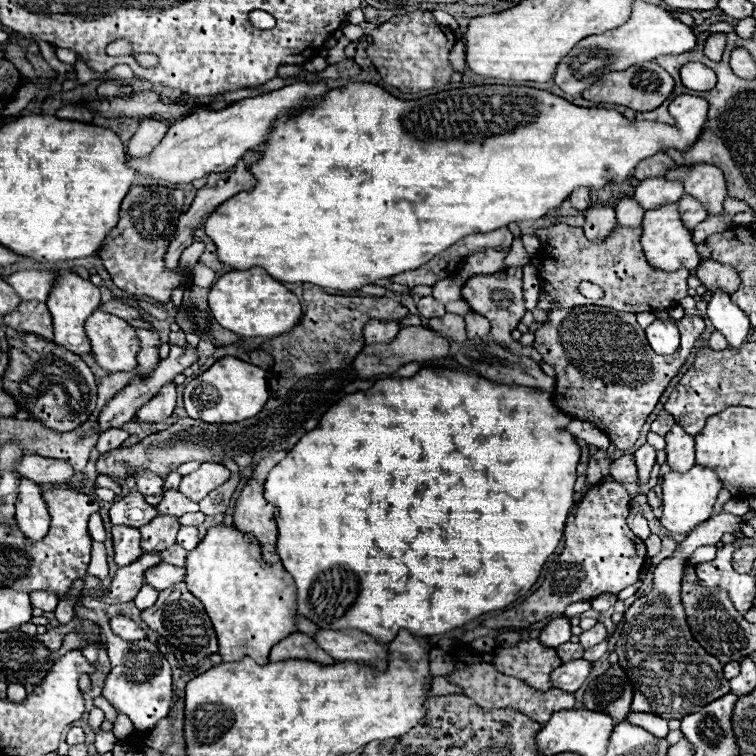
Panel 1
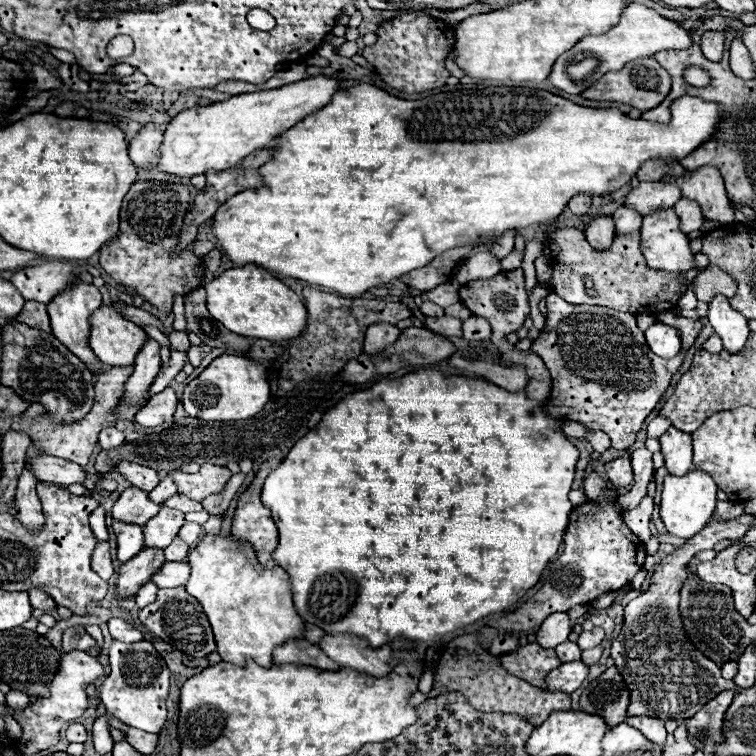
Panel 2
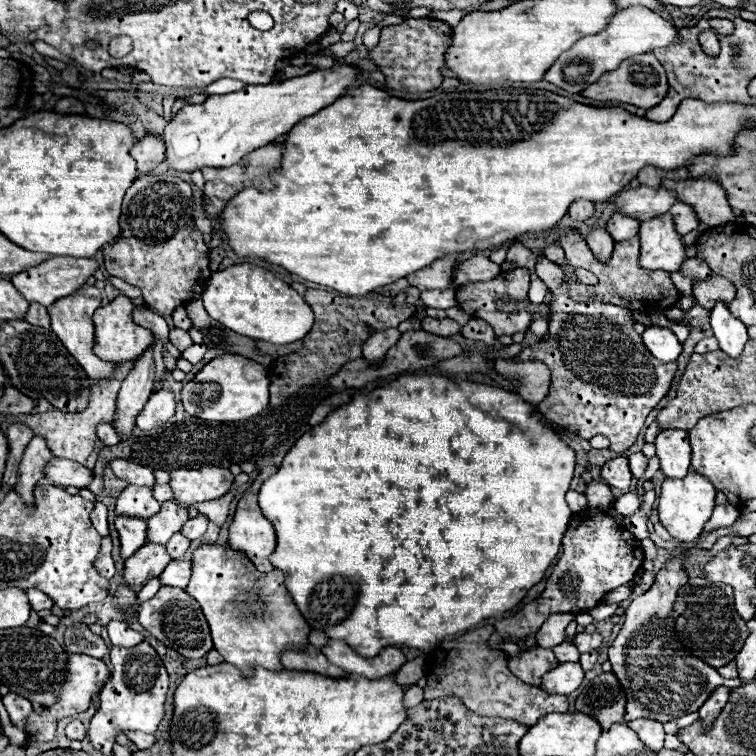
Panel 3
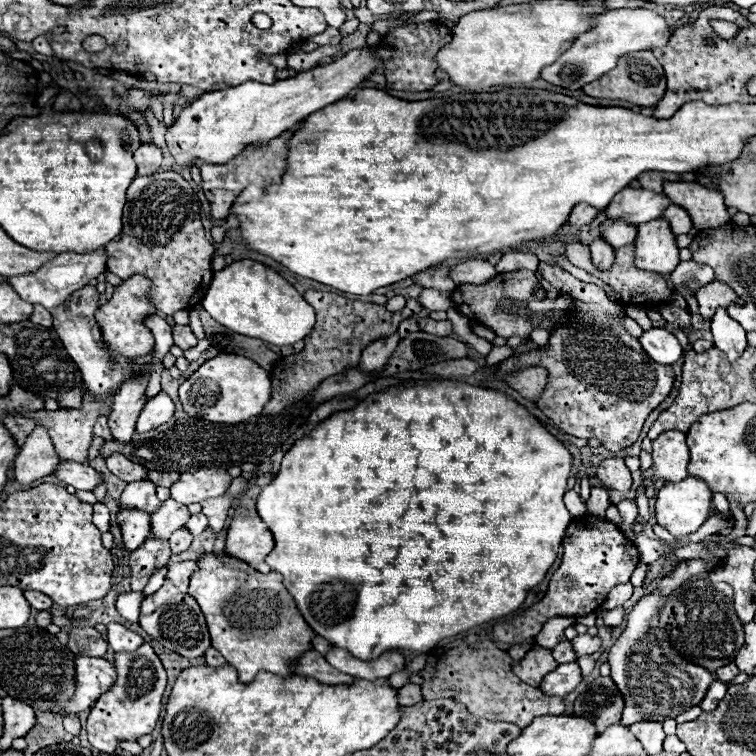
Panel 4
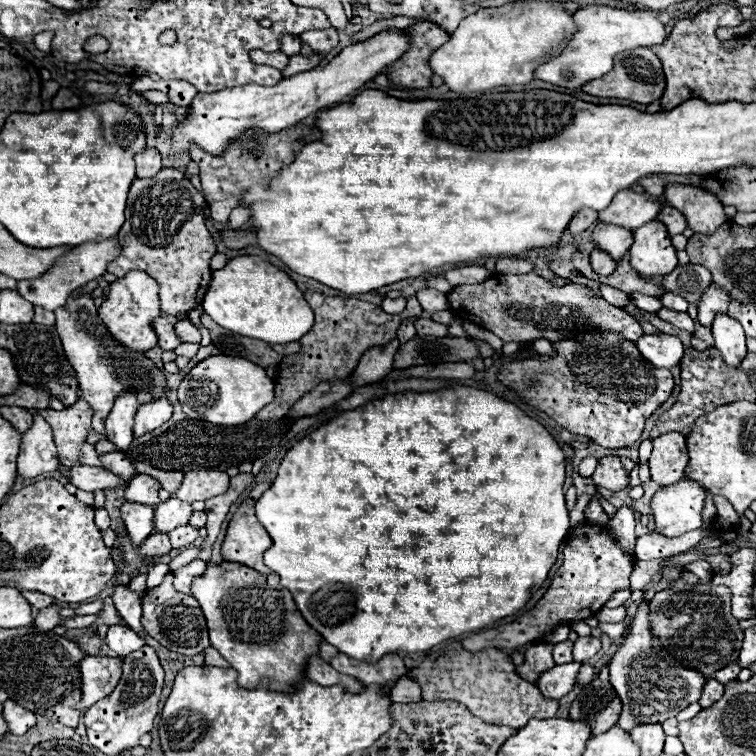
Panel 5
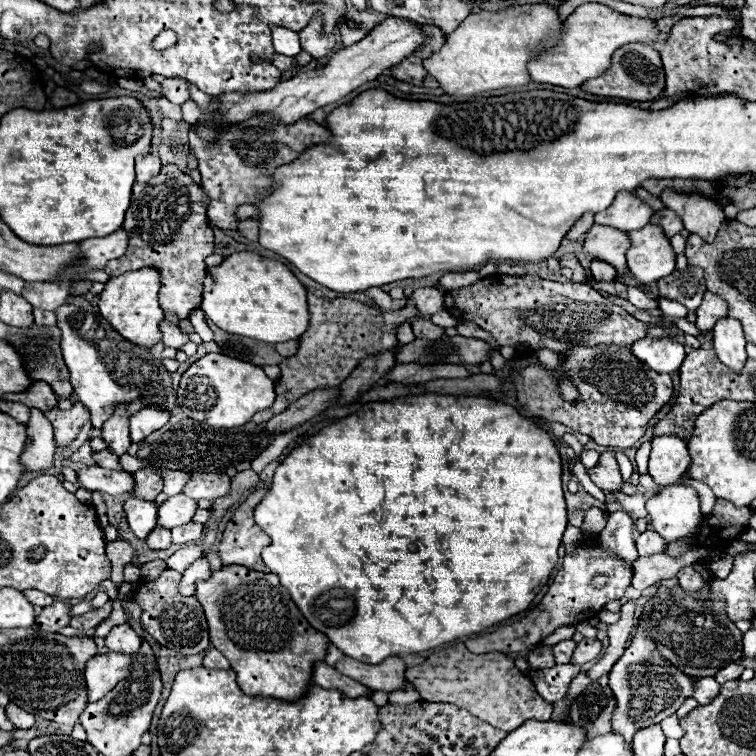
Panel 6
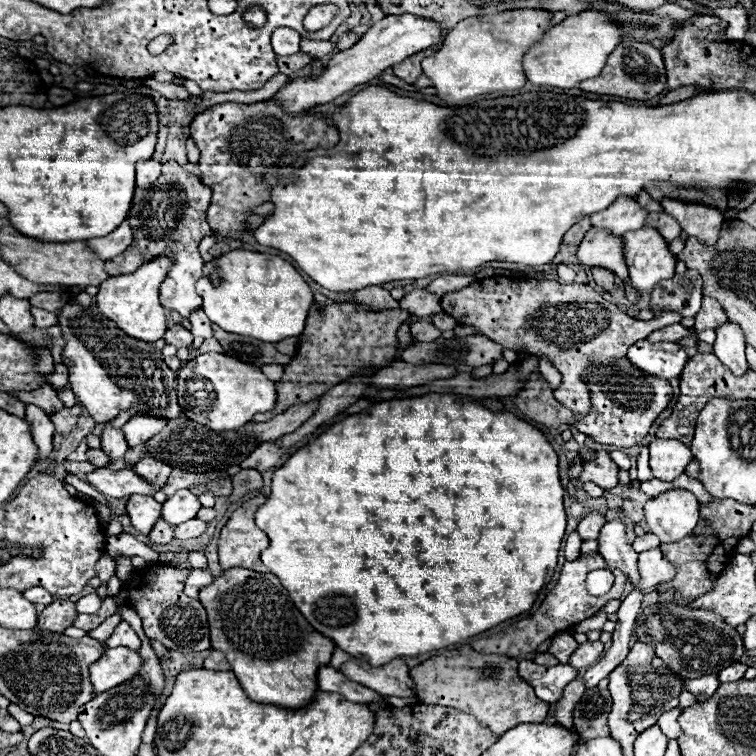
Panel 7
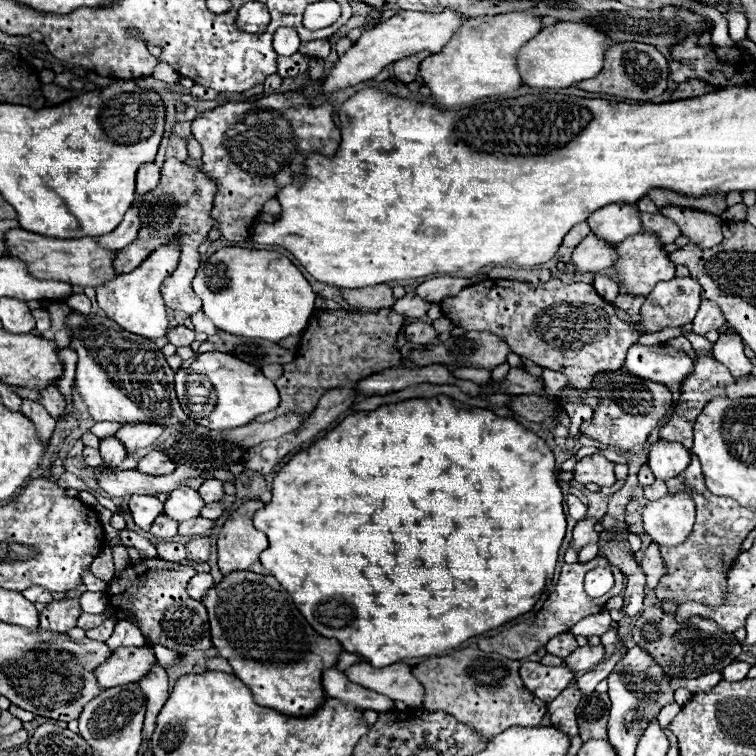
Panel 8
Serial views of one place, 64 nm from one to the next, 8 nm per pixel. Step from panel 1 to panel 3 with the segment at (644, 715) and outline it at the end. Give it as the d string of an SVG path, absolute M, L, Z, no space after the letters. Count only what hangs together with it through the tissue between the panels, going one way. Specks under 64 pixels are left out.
M640 718L640 720L630 720L628 726L638 732L640 740L644 740L644 744L654 750L654 752L660 752L664 748L664 728L662 728L662 722L658 720L646 720L646 718Z

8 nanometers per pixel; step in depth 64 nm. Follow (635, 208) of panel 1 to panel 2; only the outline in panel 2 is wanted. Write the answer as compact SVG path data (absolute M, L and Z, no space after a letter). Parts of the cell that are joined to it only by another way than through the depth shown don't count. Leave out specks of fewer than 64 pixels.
M620 206L612 214L612 218L614 218L614 226L616 226L616 232L618 234L636 232L636 230L640 230L640 224L642 224L640 212L636 212L634 208L626 208L626 206Z

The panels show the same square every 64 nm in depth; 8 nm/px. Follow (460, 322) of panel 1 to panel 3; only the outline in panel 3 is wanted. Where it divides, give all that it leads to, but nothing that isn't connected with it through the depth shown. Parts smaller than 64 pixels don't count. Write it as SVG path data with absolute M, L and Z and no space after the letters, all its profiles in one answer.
M426 316L422 320L422 328L432 332L432 334L438 334L438 336L454 336L460 332L460 324L450 320L450 318L442 318L442 320L436 320L436 318L430 318Z

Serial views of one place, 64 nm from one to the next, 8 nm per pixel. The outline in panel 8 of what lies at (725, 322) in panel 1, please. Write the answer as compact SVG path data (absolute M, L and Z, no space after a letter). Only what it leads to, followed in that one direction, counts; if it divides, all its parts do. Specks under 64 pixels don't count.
M722 332L712 348L712 354L718 362L728 366L734 376L746 376L752 370L750 360L744 356L744 342L738 334Z

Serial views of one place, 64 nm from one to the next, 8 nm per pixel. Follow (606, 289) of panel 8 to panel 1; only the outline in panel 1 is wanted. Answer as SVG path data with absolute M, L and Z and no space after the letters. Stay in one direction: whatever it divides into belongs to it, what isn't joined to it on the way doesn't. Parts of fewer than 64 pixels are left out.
M590 204L590 208L586 210L586 222L582 226L588 240L604 240L614 226L616 226L616 216L612 206Z

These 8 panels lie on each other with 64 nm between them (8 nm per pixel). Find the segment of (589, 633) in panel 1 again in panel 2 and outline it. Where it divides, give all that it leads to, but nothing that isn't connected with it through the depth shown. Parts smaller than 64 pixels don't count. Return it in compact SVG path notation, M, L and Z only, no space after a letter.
M596 626L596 628L592 628L590 632L582 632L582 634L578 636L578 646L580 646L582 650L588 650L588 648L598 646L602 640L604 640L604 630Z

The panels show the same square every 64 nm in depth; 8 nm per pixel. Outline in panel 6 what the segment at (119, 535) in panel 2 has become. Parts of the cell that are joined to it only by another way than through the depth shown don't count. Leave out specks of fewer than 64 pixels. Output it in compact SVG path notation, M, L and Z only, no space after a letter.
M128 498L124 502L124 514L136 538L146 538L156 528L156 512L158 512L158 504L154 502L146 502L138 498Z

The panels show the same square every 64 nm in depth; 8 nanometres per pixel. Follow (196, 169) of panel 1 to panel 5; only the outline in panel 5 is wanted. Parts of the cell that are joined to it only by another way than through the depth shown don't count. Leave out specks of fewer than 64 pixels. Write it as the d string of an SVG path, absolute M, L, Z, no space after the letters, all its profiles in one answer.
M392 28L364 42L344 48L324 68L318 66L314 70L294 74L290 78L280 80L274 86L260 86L256 82L250 82L244 86L210 92L210 94L198 92L190 104L190 110L170 134L172 150L178 154L182 152L190 154L192 144L198 144L204 152L212 156L222 156L230 148L230 144L242 138L248 130L262 130L264 134L276 134L284 128L296 126L300 120L308 118L320 108L328 108L330 104L338 104L344 96L350 96L352 90L372 80L382 68L392 64L398 58L398 54L406 50L408 50L408 40L404 32Z

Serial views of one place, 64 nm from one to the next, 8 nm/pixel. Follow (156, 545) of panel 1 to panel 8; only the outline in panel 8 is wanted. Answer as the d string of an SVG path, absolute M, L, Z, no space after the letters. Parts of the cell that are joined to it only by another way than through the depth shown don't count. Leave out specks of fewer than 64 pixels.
M182 486L170 492L168 500L164 502L164 514L176 522L184 522L184 520L200 516L202 508L204 508L204 500L200 498L196 490L188 486Z

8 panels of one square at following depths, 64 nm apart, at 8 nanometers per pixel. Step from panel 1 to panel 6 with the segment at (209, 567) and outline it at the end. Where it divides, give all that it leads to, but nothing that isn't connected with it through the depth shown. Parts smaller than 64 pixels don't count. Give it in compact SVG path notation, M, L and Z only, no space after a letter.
M236 564L222 566L210 574L210 580L196 582L194 596L204 608L210 644L228 658L246 694L280 700L298 700L306 694L314 662L326 656L328 638L304 620L276 574L260 574Z

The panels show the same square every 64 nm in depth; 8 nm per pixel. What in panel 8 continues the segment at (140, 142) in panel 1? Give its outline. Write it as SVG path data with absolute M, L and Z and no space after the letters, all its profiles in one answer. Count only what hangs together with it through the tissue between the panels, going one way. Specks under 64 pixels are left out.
M146 162L138 168L138 176L136 176L136 192L144 194L156 188L160 180L160 166L154 162Z

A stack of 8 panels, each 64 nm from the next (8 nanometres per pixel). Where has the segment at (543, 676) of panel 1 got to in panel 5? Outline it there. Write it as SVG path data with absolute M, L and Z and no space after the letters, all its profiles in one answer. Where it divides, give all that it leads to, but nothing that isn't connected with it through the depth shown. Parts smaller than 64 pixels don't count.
M536 644L526 652L526 660L522 666L516 668L516 672L526 682L536 684L540 674L554 668L554 666L556 666L556 662L552 660L552 644Z

